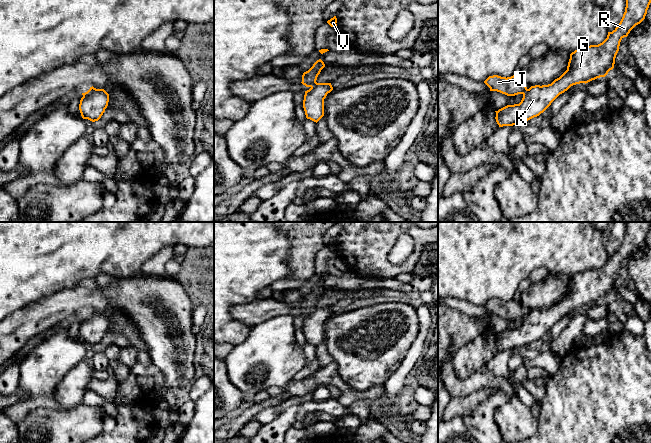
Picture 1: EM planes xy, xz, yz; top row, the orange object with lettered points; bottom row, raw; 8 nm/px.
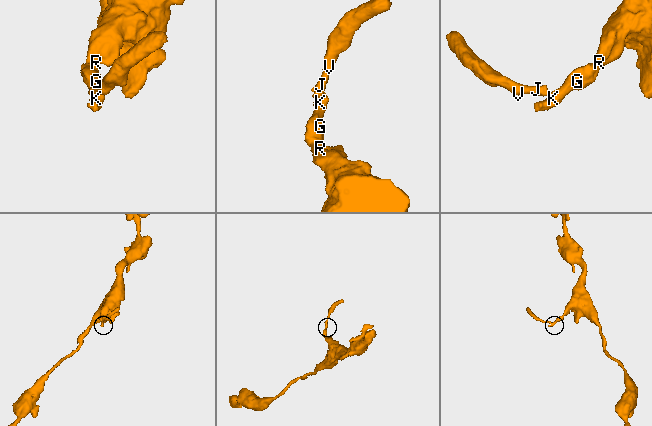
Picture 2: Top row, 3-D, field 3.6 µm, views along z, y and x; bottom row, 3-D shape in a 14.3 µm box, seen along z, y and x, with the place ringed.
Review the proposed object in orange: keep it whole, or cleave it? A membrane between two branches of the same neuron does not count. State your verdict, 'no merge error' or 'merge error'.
merge error

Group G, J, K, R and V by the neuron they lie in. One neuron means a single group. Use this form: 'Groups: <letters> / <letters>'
Groups: G K R / J V

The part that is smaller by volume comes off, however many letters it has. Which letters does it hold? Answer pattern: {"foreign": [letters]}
{"foreign": ["J", "V"]}

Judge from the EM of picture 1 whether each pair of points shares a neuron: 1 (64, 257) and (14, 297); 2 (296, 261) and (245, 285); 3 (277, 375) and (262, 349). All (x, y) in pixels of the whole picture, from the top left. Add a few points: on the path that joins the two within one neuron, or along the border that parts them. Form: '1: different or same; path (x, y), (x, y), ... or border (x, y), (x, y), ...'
1: same; path (52, 259), (26, 285)
2: different; border (288, 240), (287, 264), (290, 269), (289, 277)
3: same; path (277, 369), (274, 361), (268, 355)

